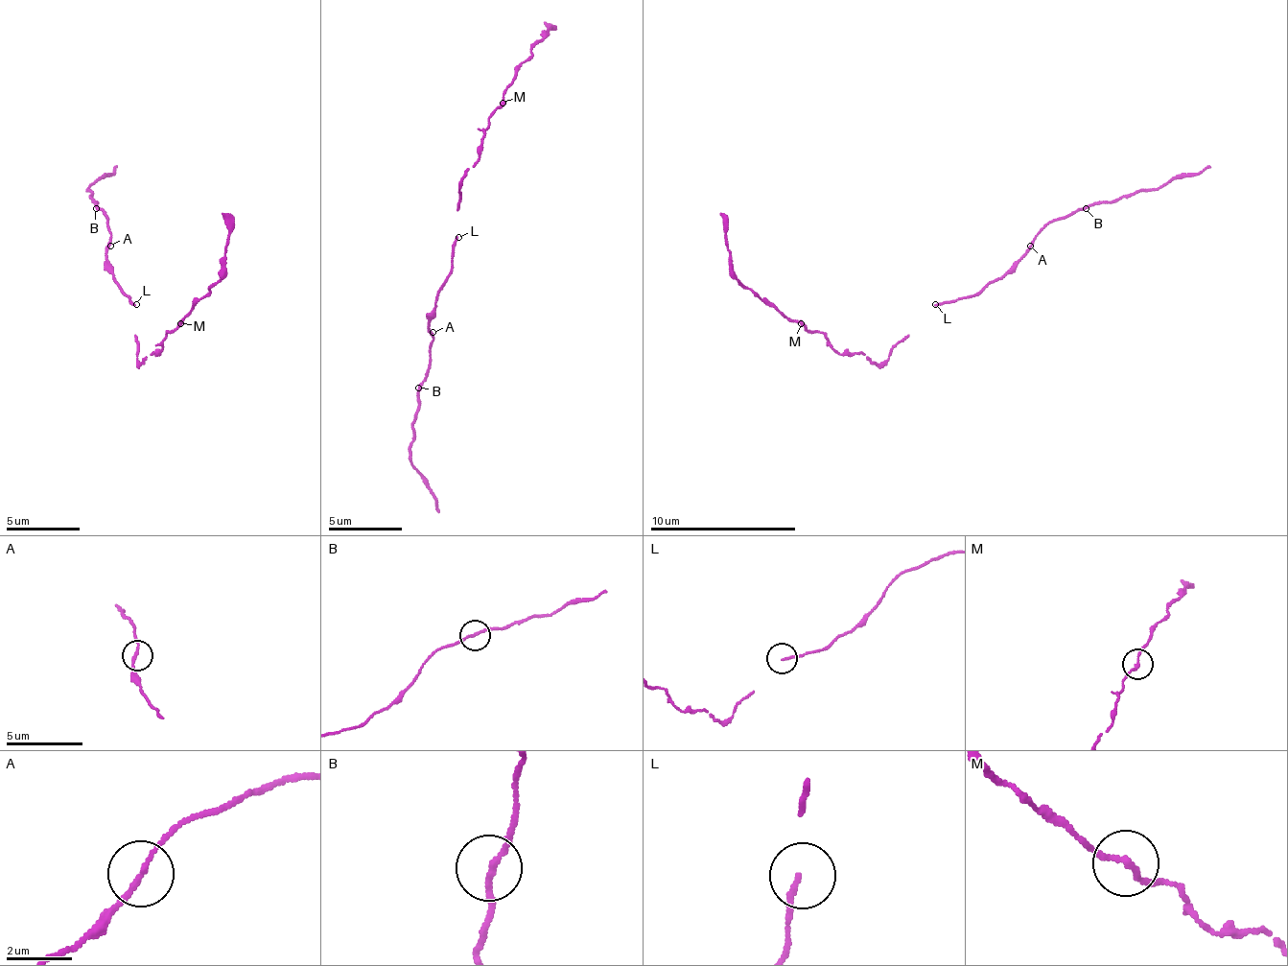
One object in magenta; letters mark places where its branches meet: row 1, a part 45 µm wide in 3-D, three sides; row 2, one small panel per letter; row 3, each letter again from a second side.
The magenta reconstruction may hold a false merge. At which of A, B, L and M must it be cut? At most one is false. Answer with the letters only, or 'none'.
none

